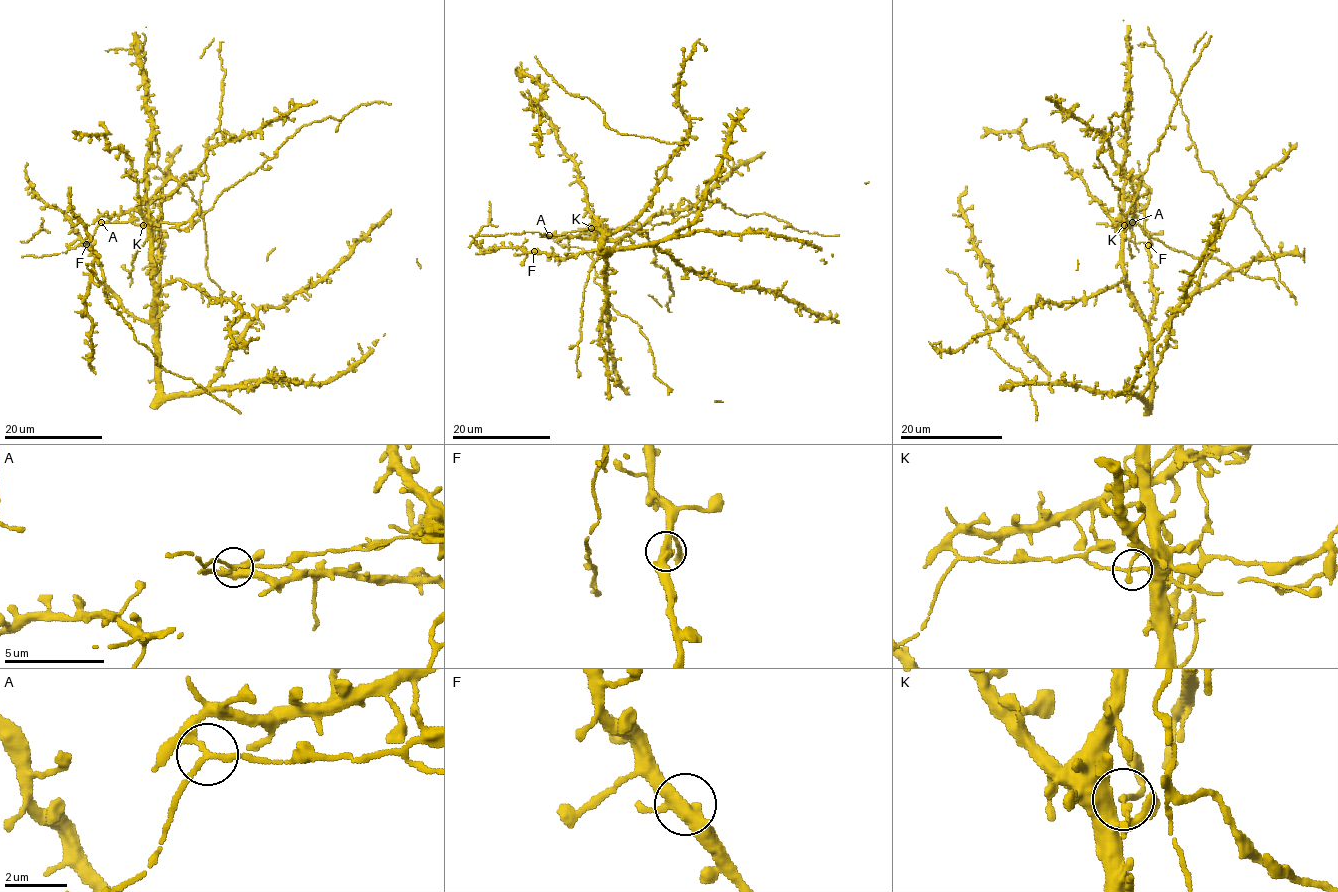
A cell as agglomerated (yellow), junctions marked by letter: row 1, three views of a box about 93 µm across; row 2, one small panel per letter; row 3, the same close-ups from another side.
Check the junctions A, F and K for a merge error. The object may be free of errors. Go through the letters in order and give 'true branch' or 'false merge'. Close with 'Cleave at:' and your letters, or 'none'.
A: false merge
F: true branch
K: true branch
Cleave at: A

